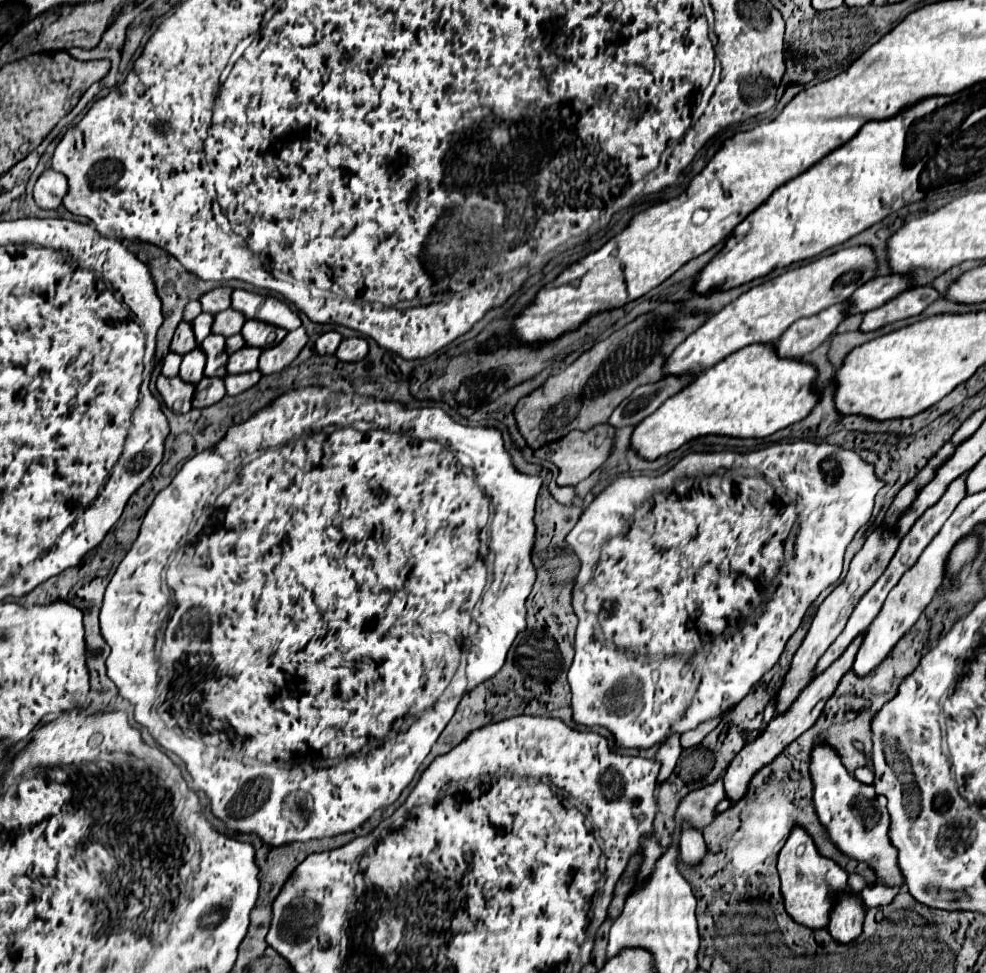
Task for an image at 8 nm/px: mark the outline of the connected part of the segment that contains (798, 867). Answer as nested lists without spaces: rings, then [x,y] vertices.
[[[794,825],[790,837],[786,839],[778,855],[778,873],[782,879],[782,895],[784,895],[786,911],[794,917],[794,921],[810,929],[826,927],[836,895],[840,891],[850,893],[850,887],[846,885],[848,873],[836,861],[830,861],[818,853],[810,833],[802,825]]]

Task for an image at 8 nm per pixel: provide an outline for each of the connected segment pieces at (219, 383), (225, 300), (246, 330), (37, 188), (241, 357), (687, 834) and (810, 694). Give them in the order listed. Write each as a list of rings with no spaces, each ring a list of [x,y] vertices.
[[[204,377],[194,391],[194,399],[192,399],[192,407],[210,407],[216,401],[220,401],[226,395],[224,391],[224,381],[218,377]]]
[[[216,287],[216,289],[208,291],[208,293],[200,299],[202,311],[206,311],[206,313],[210,313],[210,315],[216,315],[216,313],[228,309],[228,307],[230,307],[230,293],[232,293],[230,287]]]
[[[248,319],[242,327],[242,337],[244,341],[266,341],[270,333],[276,333],[278,339],[282,339],[286,335],[286,331],[274,327],[274,325],[268,325],[268,323],[262,323],[262,321],[256,321],[256,319]]]
[[[44,171],[34,185],[34,201],[40,209],[52,211],[62,205],[62,199],[68,193],[68,179],[58,171]]]
[[[244,345],[240,351],[230,355],[230,359],[228,359],[228,373],[248,373],[248,371],[254,371],[258,367],[260,353],[262,353],[260,349]]]
[[[684,829],[682,841],[680,841],[680,859],[690,867],[696,869],[700,865],[700,861],[706,855],[706,843],[702,833],[698,833],[696,829]]]
[[[862,631],[862,633],[846,647],[846,651],[844,651],[826,671],[822,671],[820,675],[814,677],[814,681],[800,693],[798,701],[794,701],[794,705],[788,709],[788,713],[774,717],[774,719],[768,723],[768,727],[764,729],[764,733],[762,733],[754,743],[746,745],[746,747],[732,759],[732,763],[730,763],[728,771],[726,771],[726,777],[724,777],[726,795],[728,795],[732,801],[736,801],[738,797],[742,797],[742,793],[746,793],[746,785],[748,785],[750,777],[752,777],[758,769],[762,769],[764,765],[772,763],[774,757],[780,755],[786,745],[790,745],[790,741],[794,741],[796,737],[800,737],[804,731],[808,731],[808,729],[816,723],[816,719],[820,717],[820,713],[822,713],[826,701],[828,701],[828,699],[832,697],[832,693],[836,691],[840,679],[852,669],[854,657],[856,657],[856,653],[858,653],[858,645],[862,645],[862,635],[866,635],[866,631]]]

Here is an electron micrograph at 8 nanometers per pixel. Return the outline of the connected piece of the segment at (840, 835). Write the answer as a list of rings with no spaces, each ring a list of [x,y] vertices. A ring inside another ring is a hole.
[[[818,741],[810,753],[810,779],[814,787],[814,809],[820,823],[826,827],[832,843],[848,857],[866,863],[876,879],[888,887],[902,887],[904,875],[898,867],[898,849],[890,843],[890,815],[886,807],[886,797],[876,795],[874,785],[858,781],[842,765],[838,751],[826,743]]]

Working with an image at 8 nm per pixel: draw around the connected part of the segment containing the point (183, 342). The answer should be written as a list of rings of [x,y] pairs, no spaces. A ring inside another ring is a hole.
[[[180,323],[176,333],[174,333],[174,339],[172,339],[172,345],[170,345],[170,351],[172,353],[178,353],[178,355],[186,355],[190,349],[196,349],[198,343],[194,339],[194,333],[192,333],[192,325],[190,323]]]

